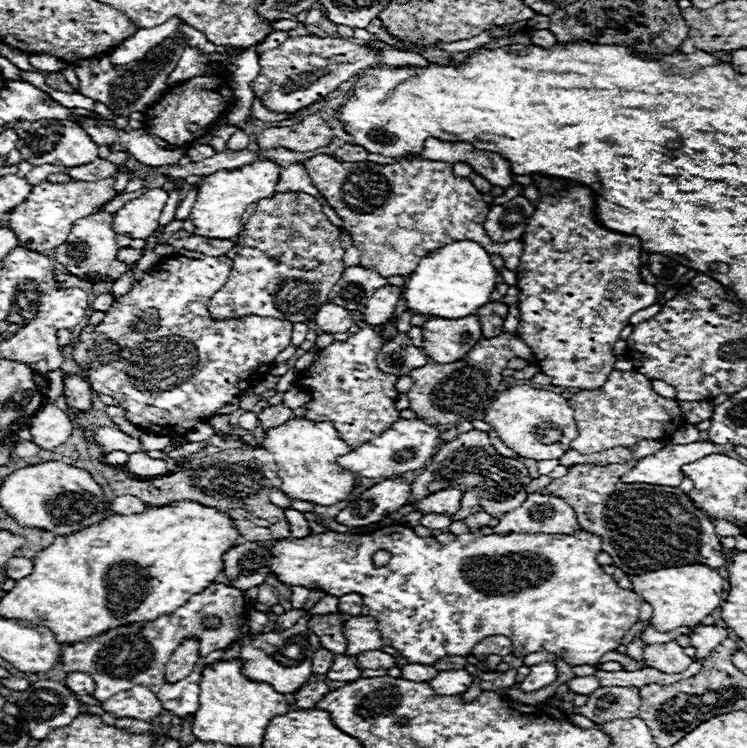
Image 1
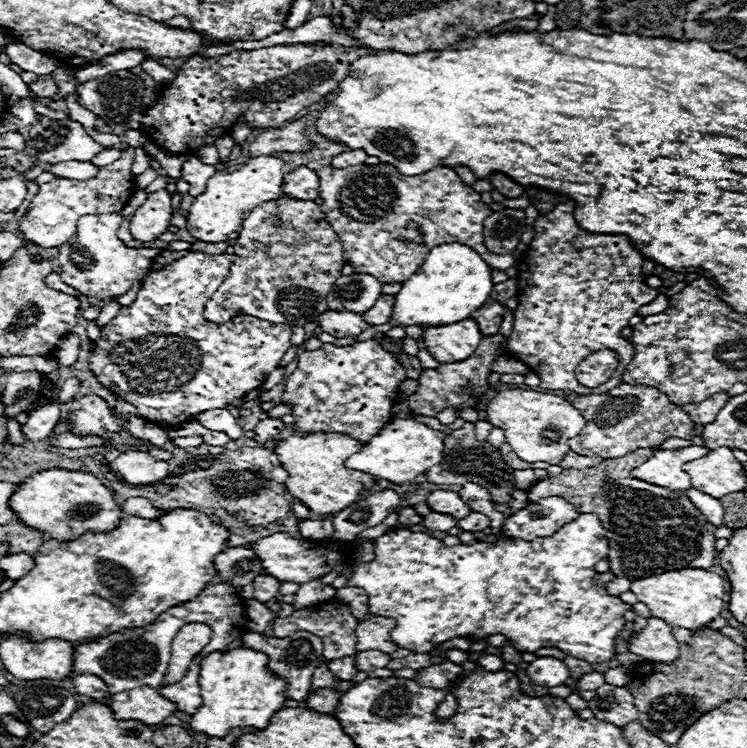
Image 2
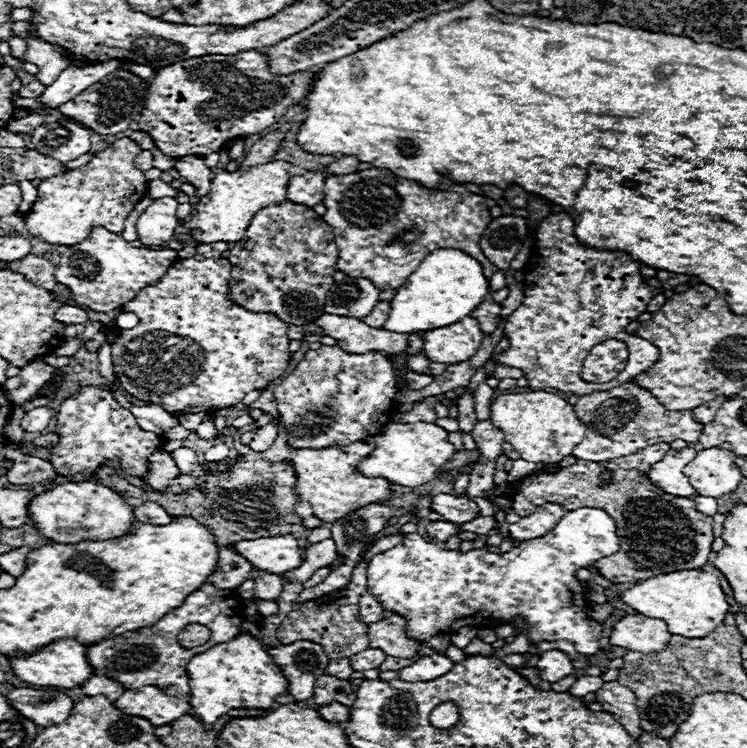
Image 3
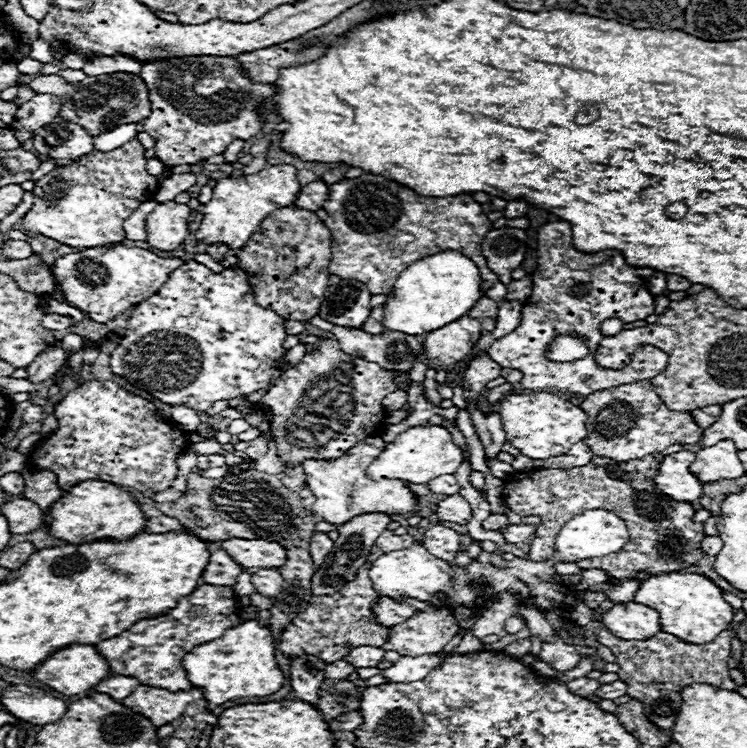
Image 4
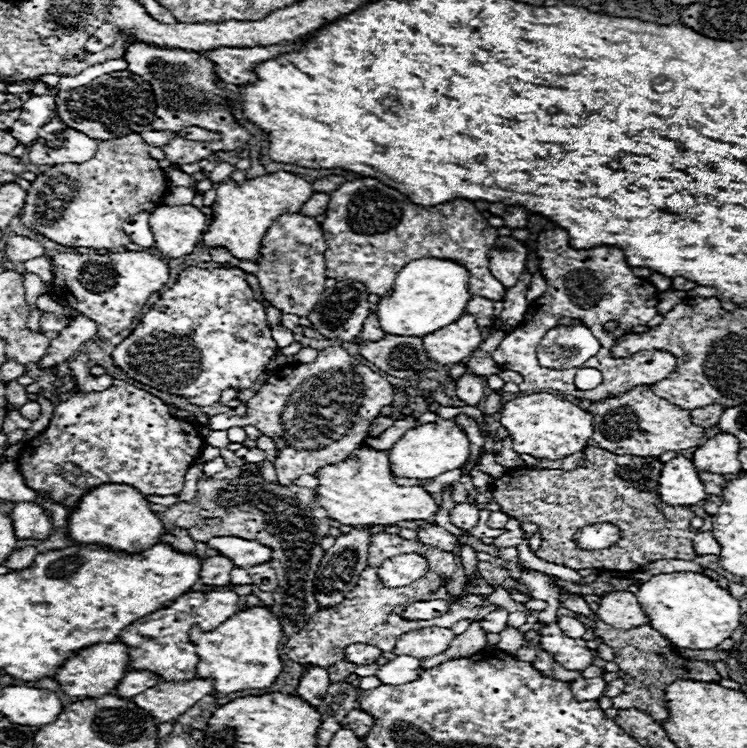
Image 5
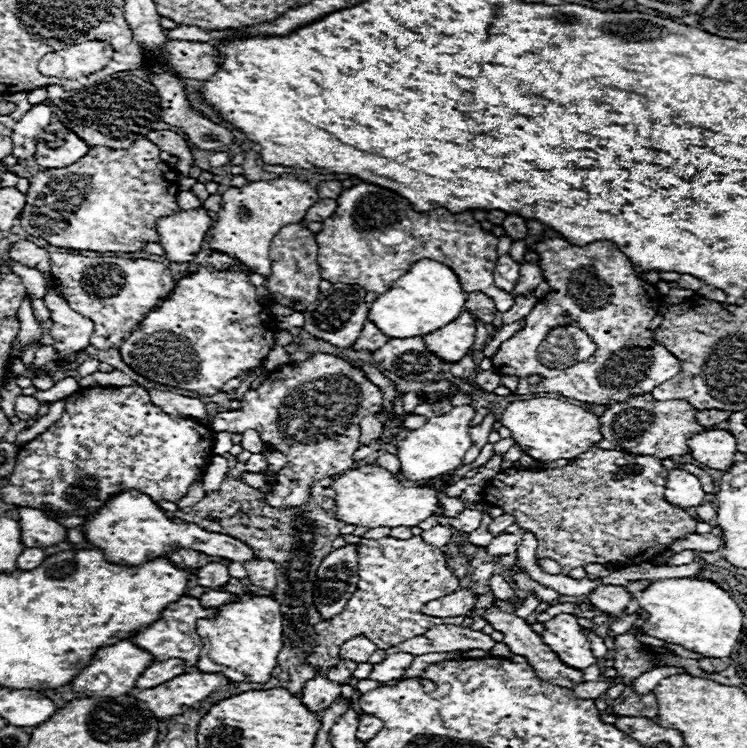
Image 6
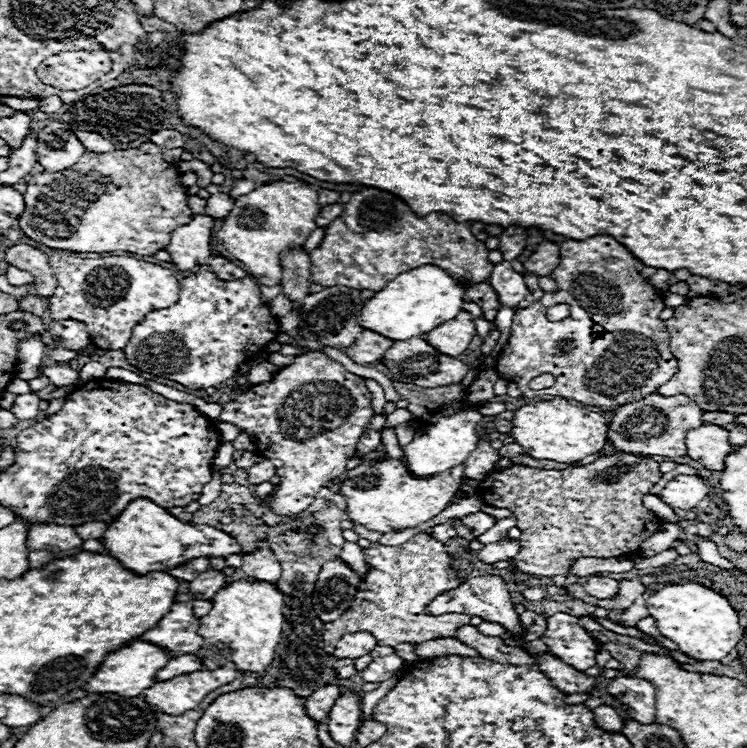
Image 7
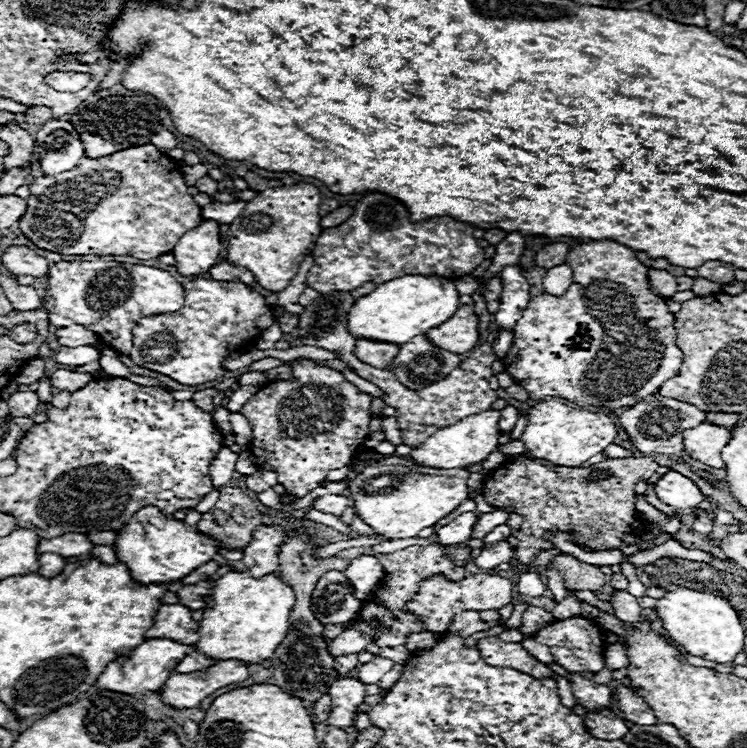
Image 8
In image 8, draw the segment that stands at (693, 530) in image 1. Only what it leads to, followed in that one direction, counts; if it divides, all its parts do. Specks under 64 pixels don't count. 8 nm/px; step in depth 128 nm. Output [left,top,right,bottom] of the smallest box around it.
[484,456,658,566]

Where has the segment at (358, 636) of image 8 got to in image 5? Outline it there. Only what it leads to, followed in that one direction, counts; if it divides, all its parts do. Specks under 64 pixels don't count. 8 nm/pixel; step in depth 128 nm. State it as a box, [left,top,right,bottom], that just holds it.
[346,644,382,664]

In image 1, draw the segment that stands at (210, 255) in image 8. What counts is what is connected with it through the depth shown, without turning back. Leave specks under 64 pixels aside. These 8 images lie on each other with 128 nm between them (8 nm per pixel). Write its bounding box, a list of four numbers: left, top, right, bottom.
[114,188,168,238]

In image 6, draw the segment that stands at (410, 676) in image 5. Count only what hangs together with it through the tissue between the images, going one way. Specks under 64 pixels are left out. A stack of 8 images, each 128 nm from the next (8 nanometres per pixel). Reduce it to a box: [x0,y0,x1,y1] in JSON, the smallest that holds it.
[370,652,414,682]

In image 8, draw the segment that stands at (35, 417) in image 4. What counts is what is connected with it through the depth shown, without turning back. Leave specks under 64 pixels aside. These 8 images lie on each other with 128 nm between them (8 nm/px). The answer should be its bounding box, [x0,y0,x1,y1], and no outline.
[8,390,40,418]

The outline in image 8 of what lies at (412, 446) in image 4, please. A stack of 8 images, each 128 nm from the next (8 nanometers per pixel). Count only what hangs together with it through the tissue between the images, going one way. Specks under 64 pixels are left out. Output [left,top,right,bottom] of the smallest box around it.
[410,410,500,468]

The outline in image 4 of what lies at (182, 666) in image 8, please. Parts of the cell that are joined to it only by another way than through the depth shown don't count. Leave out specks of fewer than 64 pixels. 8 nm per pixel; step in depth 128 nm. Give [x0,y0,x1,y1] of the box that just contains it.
[94,676,140,700]

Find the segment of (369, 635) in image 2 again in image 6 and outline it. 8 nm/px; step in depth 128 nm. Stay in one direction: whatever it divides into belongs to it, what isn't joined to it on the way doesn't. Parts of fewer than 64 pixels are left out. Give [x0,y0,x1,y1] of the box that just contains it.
[386,626,494,656]

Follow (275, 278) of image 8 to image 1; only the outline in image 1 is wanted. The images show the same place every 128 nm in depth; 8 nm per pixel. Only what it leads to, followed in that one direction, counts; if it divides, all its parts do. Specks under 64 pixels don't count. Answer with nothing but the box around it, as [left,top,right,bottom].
[190,160,280,240]

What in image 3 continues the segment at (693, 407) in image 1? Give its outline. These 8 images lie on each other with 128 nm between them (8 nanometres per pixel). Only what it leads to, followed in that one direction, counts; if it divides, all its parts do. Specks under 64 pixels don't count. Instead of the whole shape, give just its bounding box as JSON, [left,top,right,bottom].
[692,398,726,424]

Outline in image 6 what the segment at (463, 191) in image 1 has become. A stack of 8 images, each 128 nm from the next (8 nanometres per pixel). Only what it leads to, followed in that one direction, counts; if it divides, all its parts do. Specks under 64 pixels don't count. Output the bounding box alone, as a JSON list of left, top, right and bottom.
[316,184,514,312]

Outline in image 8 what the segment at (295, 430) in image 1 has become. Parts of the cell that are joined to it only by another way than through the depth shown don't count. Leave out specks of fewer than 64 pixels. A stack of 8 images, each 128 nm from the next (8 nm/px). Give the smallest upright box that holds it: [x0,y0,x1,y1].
[350,458,470,540]

